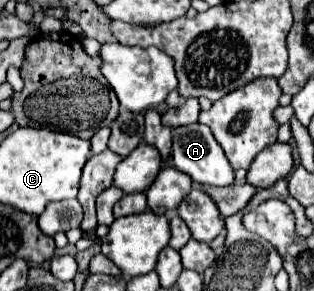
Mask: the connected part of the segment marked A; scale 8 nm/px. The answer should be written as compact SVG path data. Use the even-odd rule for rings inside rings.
M191 123L191 125L181 125L173 129L173 151L171 151L171 159L173 165L187 173L193 181L201 183L201 185L231 185L233 183L233 169L223 153L223 149L219 147L219 143L215 141L211 129L207 129L201 123Z

